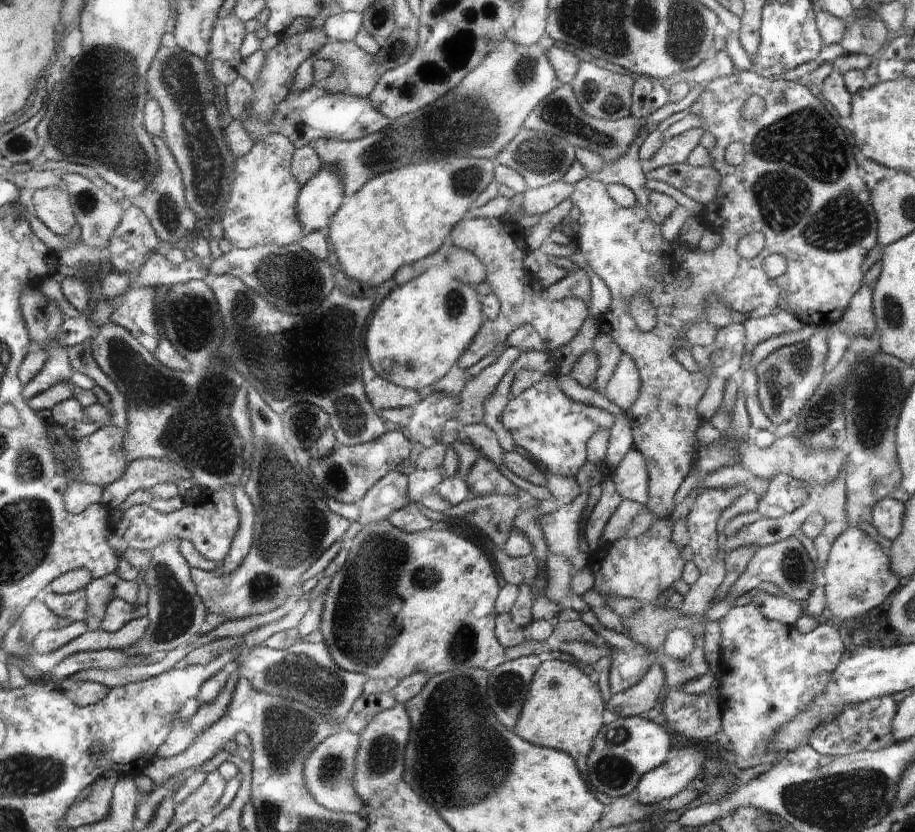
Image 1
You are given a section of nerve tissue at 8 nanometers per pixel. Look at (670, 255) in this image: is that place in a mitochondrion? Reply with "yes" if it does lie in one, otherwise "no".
no

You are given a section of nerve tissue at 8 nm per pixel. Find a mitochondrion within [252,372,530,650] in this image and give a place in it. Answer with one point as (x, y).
(337, 477)

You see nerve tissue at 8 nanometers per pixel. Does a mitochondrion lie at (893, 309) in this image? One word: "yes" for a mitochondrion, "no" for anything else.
yes

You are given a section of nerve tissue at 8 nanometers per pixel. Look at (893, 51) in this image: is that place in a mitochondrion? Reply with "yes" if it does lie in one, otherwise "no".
no

